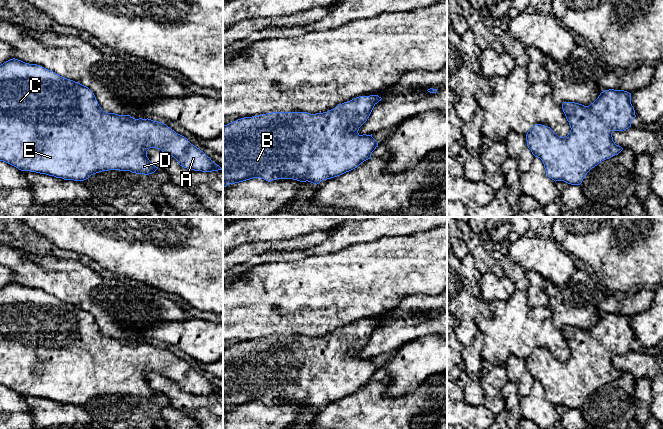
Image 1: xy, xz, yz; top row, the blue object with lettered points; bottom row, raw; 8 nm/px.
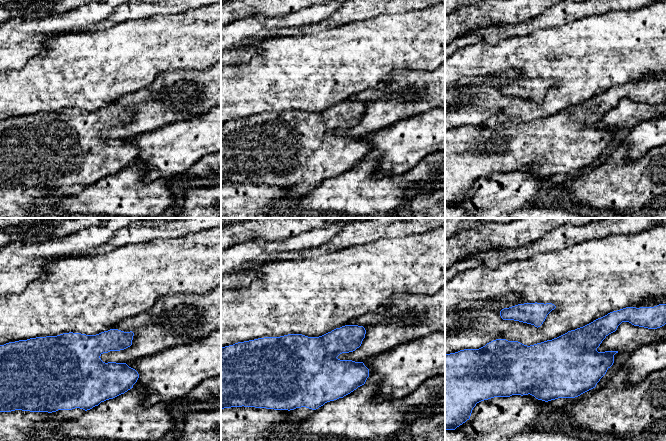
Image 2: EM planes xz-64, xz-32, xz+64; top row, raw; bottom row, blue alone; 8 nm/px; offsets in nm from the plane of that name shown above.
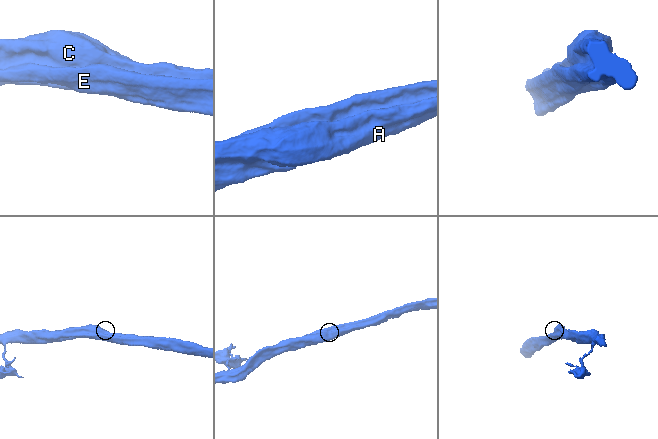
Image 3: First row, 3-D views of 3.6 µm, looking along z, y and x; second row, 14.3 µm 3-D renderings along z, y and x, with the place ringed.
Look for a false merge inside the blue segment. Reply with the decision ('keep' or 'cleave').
keep

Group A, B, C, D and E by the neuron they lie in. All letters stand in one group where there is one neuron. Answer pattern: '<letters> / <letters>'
A B C D E

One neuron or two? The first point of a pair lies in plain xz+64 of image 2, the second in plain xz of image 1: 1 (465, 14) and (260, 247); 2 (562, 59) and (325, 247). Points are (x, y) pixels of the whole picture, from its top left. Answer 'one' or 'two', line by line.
1: two
2: two

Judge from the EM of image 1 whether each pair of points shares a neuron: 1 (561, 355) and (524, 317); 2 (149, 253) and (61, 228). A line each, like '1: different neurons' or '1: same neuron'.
1: same neuron
2: same neuron

